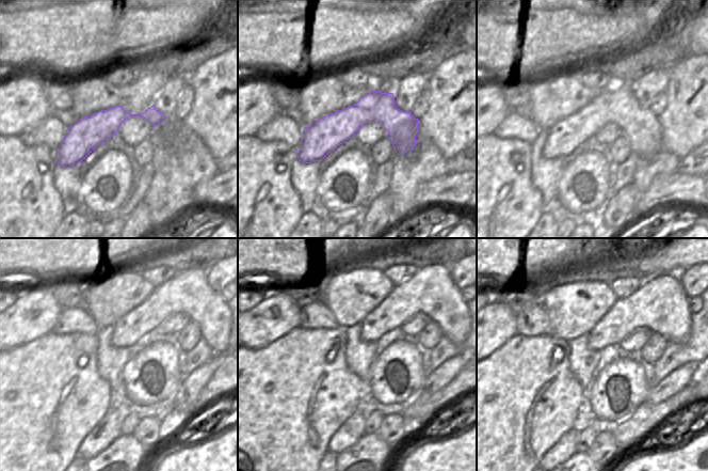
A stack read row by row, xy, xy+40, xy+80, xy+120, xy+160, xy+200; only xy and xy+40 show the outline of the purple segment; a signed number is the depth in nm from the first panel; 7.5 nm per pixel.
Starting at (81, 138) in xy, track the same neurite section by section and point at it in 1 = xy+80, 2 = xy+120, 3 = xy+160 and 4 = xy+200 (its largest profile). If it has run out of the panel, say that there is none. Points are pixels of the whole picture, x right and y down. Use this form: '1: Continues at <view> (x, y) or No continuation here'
1: Continues at xy+80 (617, 104)
2: Continues at xy+120 (188, 291)
3: Continues at xy+160 (430, 289)
4: Continues at xy+200 (660, 304)

